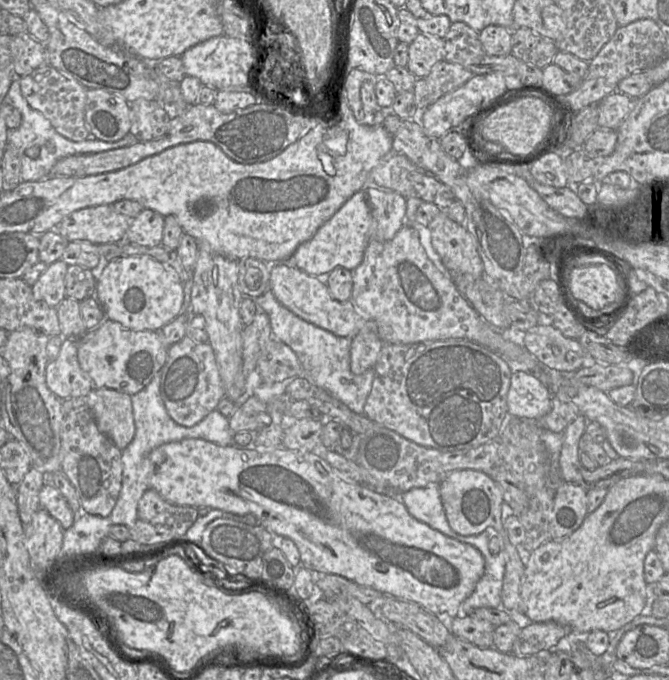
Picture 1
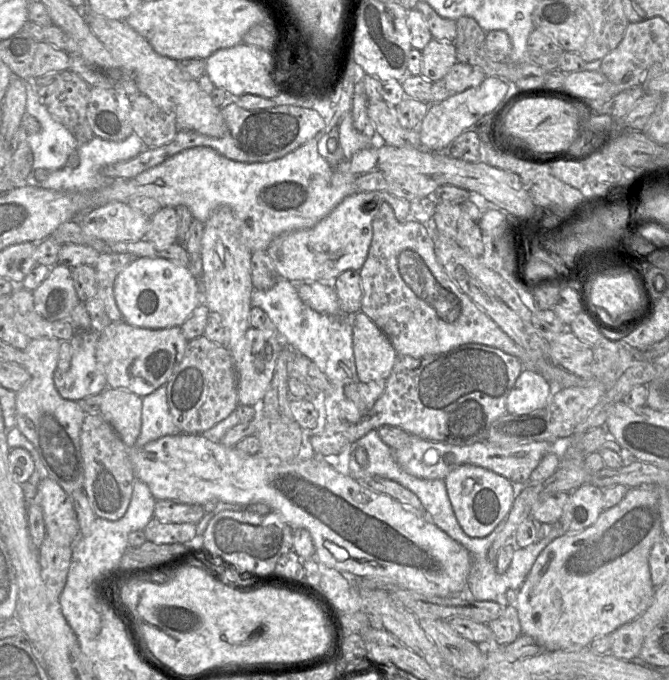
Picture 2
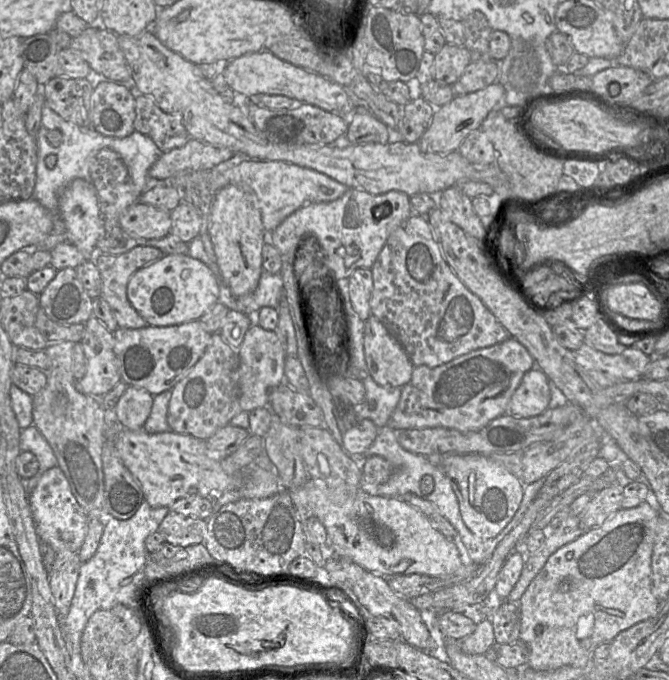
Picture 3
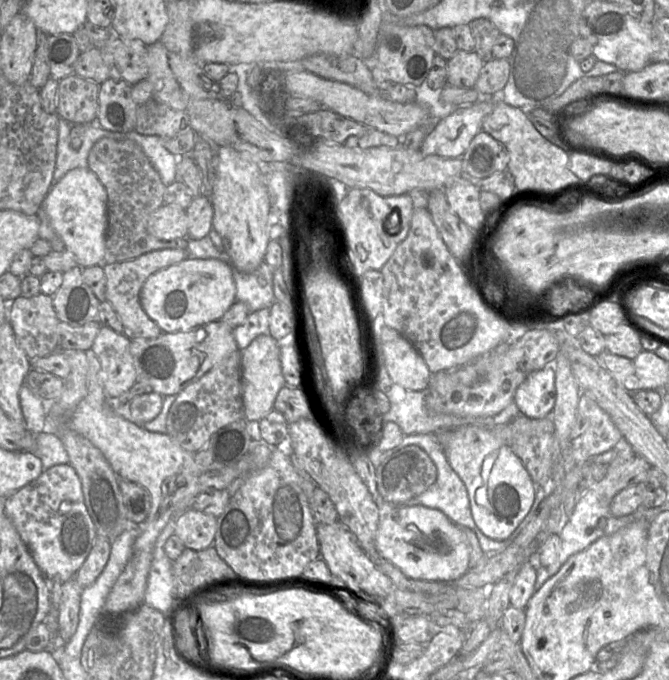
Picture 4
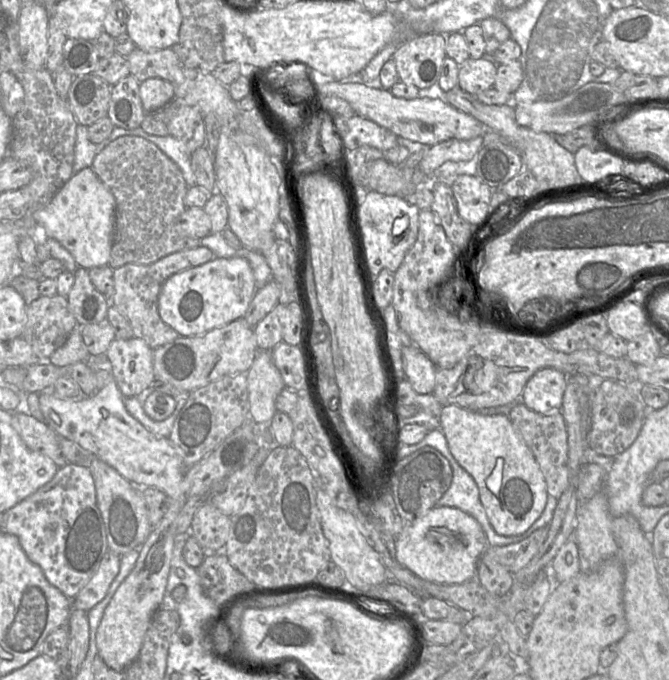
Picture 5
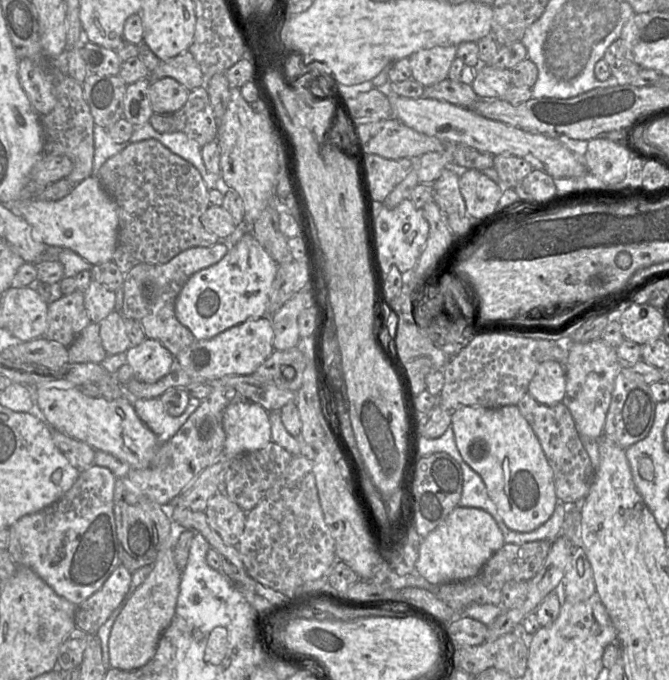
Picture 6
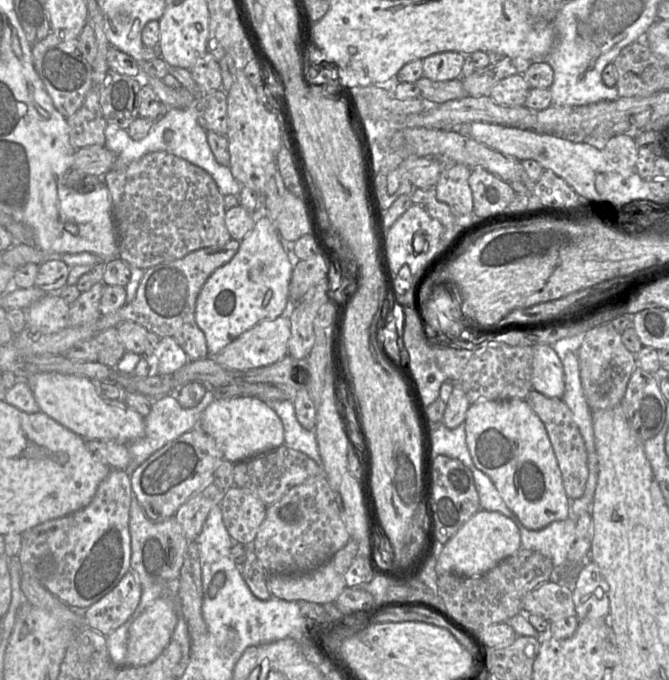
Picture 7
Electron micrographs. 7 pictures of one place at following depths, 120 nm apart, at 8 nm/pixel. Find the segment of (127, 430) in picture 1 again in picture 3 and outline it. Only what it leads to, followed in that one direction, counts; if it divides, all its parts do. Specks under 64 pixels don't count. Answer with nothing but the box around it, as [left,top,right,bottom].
[115,386,153,430]

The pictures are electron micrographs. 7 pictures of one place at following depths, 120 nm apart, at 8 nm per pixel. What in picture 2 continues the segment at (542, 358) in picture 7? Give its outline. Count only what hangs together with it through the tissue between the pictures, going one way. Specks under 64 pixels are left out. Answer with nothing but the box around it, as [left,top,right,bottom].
[506,368,551,414]

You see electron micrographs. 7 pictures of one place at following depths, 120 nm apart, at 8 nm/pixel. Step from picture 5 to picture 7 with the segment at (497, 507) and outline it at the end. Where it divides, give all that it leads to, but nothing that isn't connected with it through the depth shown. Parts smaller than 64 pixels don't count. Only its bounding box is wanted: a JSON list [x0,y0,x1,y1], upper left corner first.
[464,399,569,530]

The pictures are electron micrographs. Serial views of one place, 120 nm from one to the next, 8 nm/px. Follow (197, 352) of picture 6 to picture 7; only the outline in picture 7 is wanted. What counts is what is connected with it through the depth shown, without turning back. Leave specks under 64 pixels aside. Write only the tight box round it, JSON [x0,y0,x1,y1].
[208,317,291,371]

